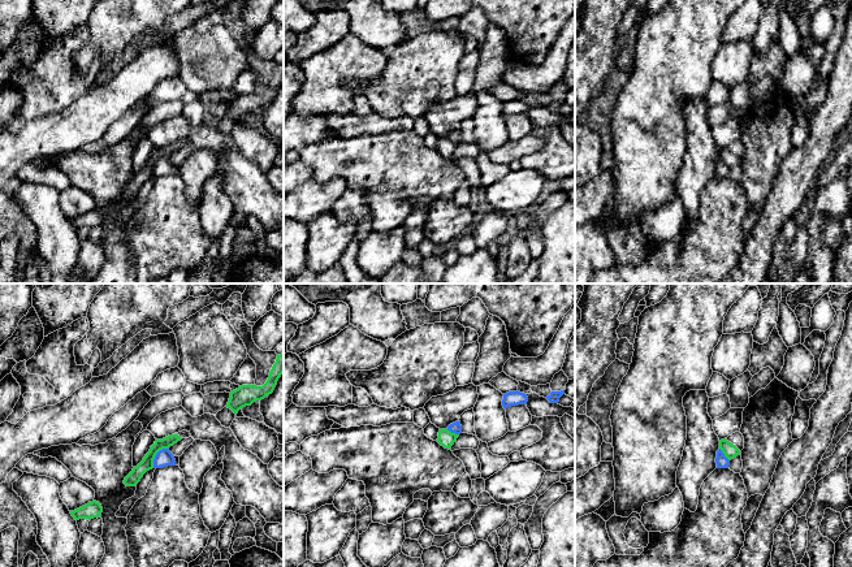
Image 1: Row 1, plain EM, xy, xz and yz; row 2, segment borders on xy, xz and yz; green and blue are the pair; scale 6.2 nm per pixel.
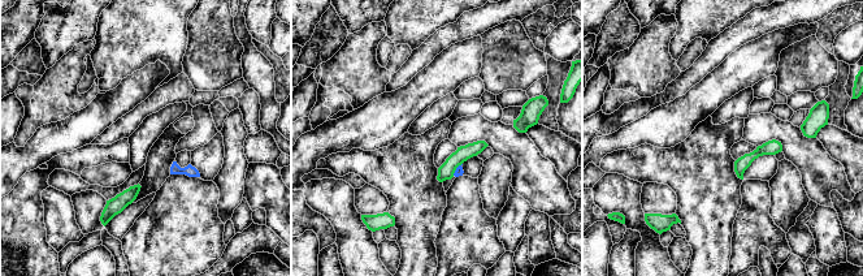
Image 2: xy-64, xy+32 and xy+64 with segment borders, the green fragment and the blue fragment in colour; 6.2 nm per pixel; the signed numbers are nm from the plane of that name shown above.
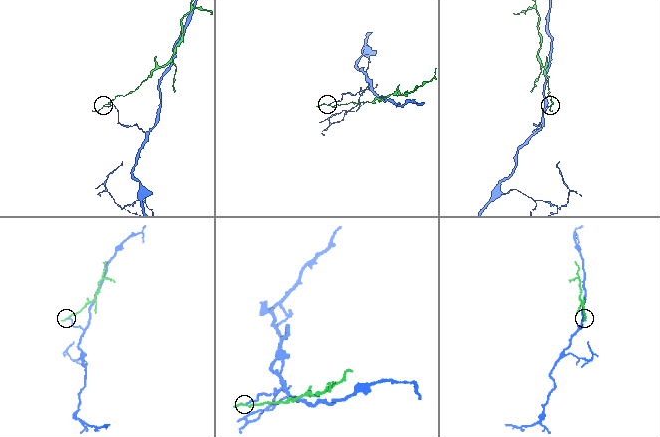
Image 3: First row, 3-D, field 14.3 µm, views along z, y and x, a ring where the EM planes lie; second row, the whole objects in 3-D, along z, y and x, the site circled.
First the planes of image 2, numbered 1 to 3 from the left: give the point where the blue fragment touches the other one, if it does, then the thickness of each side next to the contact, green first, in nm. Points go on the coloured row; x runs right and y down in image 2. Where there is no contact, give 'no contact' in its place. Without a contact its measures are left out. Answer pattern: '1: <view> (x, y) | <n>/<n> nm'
1: no contact
2: xy+32 (455, 169) | 100/50 nm
3: no contact

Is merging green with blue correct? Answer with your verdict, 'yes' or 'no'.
no

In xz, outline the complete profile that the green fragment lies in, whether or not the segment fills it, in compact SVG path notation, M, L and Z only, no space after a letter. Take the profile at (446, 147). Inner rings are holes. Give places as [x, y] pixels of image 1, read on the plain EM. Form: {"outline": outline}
{"outline": "M440 138L437 151L445 157L451 157L459 143L451 142L447 138Z"}

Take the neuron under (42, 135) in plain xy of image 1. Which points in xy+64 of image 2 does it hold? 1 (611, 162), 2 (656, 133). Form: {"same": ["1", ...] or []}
{"same": ["2"]}

